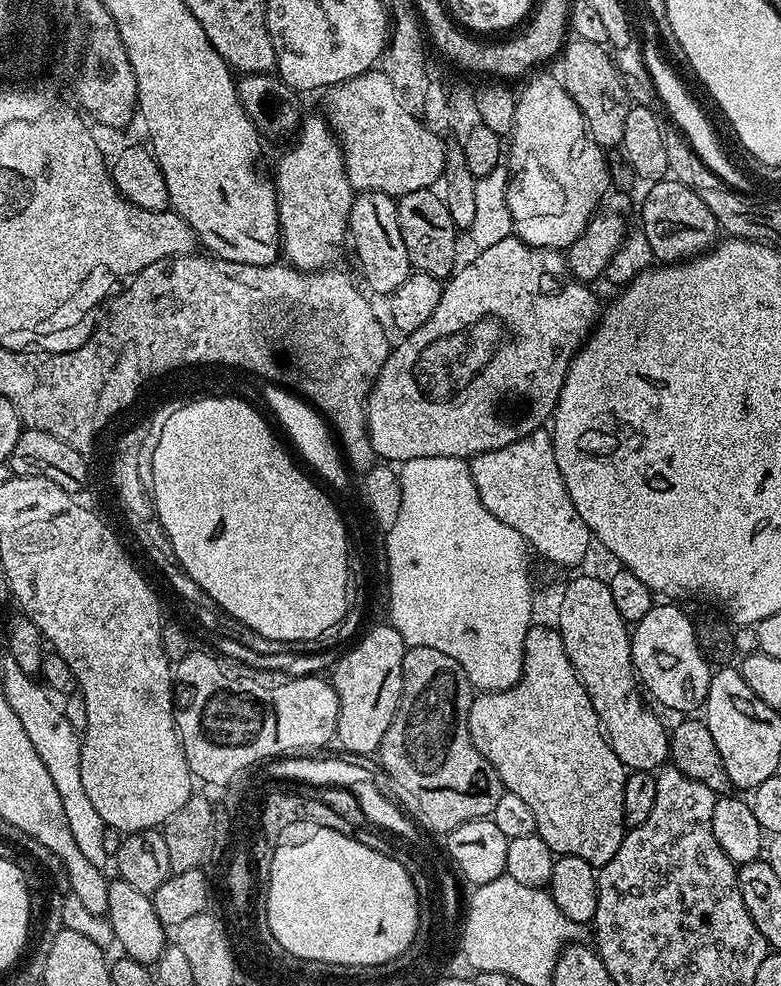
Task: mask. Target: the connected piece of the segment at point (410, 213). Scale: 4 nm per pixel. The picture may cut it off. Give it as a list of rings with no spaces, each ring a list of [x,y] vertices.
[[[432,188],[410,190],[410,194],[396,200],[396,209],[398,230],[402,230],[402,242],[406,242],[406,254],[413,269],[430,274],[442,282],[447,281],[458,264],[456,261],[458,229],[454,226],[454,218],[450,218],[450,210],[446,210],[443,195]]]

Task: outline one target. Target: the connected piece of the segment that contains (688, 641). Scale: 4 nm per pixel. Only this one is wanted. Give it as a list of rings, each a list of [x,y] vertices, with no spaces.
[[[676,602],[653,603],[650,614],[642,618],[631,629],[632,637],[632,666],[642,685],[643,691],[653,696],[664,708],[680,714],[692,714],[695,710],[703,709],[705,700],[708,699],[710,682],[714,671],[713,665],[702,654],[696,637],[696,626],[693,617],[688,617]]]

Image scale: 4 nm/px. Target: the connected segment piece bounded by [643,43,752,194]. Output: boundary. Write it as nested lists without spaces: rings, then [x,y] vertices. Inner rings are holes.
[[[647,43],[643,45],[643,51],[646,70],[649,71],[649,76],[653,80],[654,86],[657,87],[659,103],[661,105],[664,103],[668,107],[669,113],[667,112],[667,115],[672,123],[683,132],[689,144],[691,144],[694,151],[702,158],[702,162],[711,172],[716,172],[721,176],[733,190],[741,194],[751,193],[748,192],[752,188],[751,182],[728,161],[727,154],[720,149],[720,140],[716,137],[716,132],[712,129],[711,122],[704,117],[703,110],[696,105],[695,98],[684,89],[684,84],[676,77],[675,70],[664,61],[665,53],[663,51],[660,53],[654,45]]]

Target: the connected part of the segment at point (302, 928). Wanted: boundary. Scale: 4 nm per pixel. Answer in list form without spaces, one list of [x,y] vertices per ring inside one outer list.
[[[341,832],[319,833],[313,840],[301,842],[300,848],[279,851],[268,876],[270,906],[268,921],[274,936],[284,940],[300,956],[316,956],[317,965],[328,966],[332,960],[351,960],[354,966],[389,964],[411,945],[419,926],[419,898],[411,875],[396,858],[383,856],[370,846]]]

